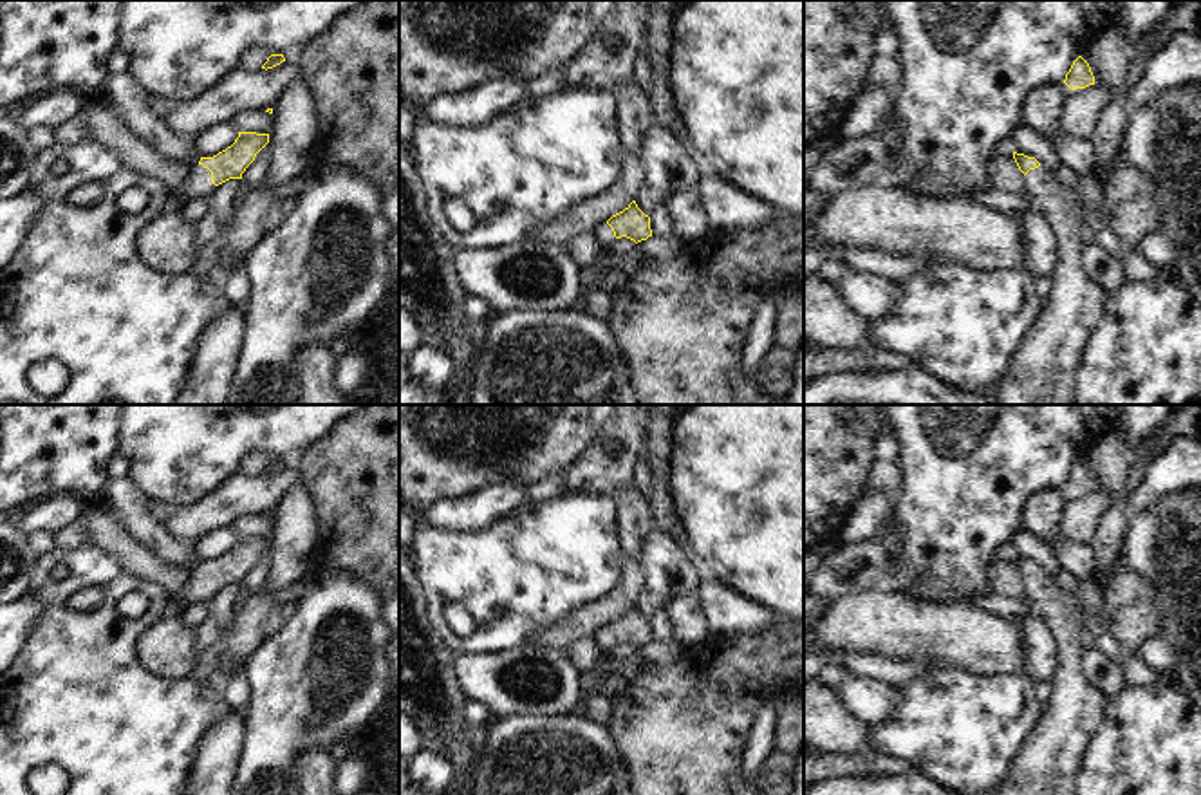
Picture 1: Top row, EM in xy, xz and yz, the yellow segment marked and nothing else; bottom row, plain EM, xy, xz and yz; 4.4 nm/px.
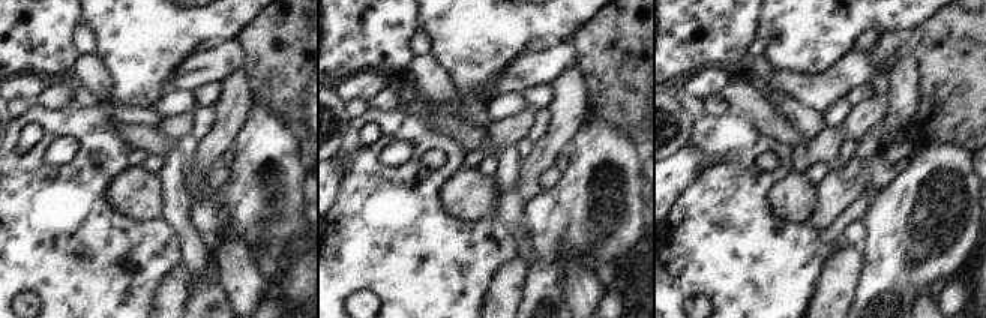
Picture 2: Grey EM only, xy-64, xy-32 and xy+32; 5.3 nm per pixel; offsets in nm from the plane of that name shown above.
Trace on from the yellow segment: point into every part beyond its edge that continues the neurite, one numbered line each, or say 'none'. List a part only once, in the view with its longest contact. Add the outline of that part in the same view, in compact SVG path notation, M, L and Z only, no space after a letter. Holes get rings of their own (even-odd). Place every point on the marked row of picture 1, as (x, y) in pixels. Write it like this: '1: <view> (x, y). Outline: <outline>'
1: xy (197, 185). Outline: M195 164L181 188L168 190L166 210L181 211L181 208L191 199L208 199L215 188L217 186L211 182L211 172L202 164Z

